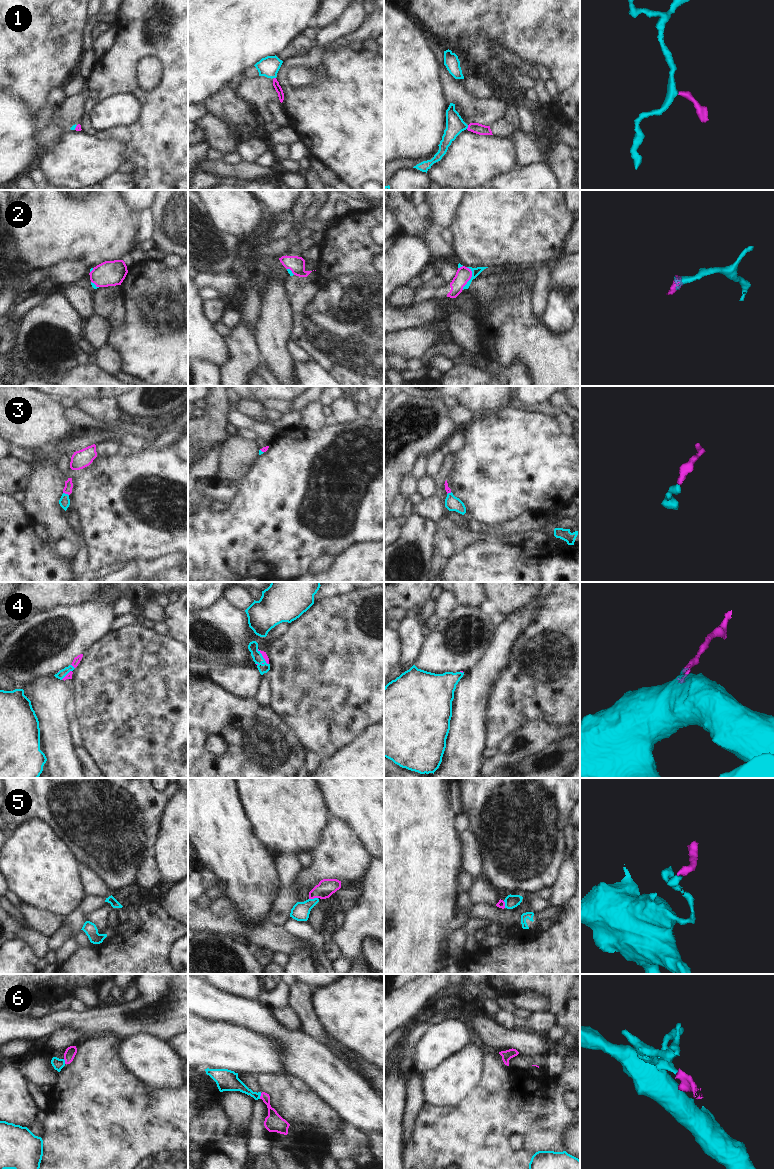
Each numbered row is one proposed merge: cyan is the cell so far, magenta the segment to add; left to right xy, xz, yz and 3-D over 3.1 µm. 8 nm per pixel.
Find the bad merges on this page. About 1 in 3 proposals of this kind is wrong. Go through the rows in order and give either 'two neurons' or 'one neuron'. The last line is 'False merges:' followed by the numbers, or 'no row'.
1: one neuron
2: one neuron
3: one neuron
4: one neuron
5: one neuron
6: one neuron
False merges: no row

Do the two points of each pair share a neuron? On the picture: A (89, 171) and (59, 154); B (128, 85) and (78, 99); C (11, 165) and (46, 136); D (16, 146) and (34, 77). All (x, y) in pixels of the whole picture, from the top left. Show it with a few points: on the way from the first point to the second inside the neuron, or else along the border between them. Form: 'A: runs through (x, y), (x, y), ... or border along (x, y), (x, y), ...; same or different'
A: runs through (82, 164), (79, 161), (66, 161); same
B: border along (85, 88), (84, 112), (80, 120); different
C: border along (35, 137), (37, 141); different
D: border along (10, 92), (20, 96), (28, 109), (35, 115); different

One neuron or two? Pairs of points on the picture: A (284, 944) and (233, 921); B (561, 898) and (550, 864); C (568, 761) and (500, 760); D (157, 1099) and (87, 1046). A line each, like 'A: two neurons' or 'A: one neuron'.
A: one neuron
B: two neurons
C: two neurons
D: two neurons

